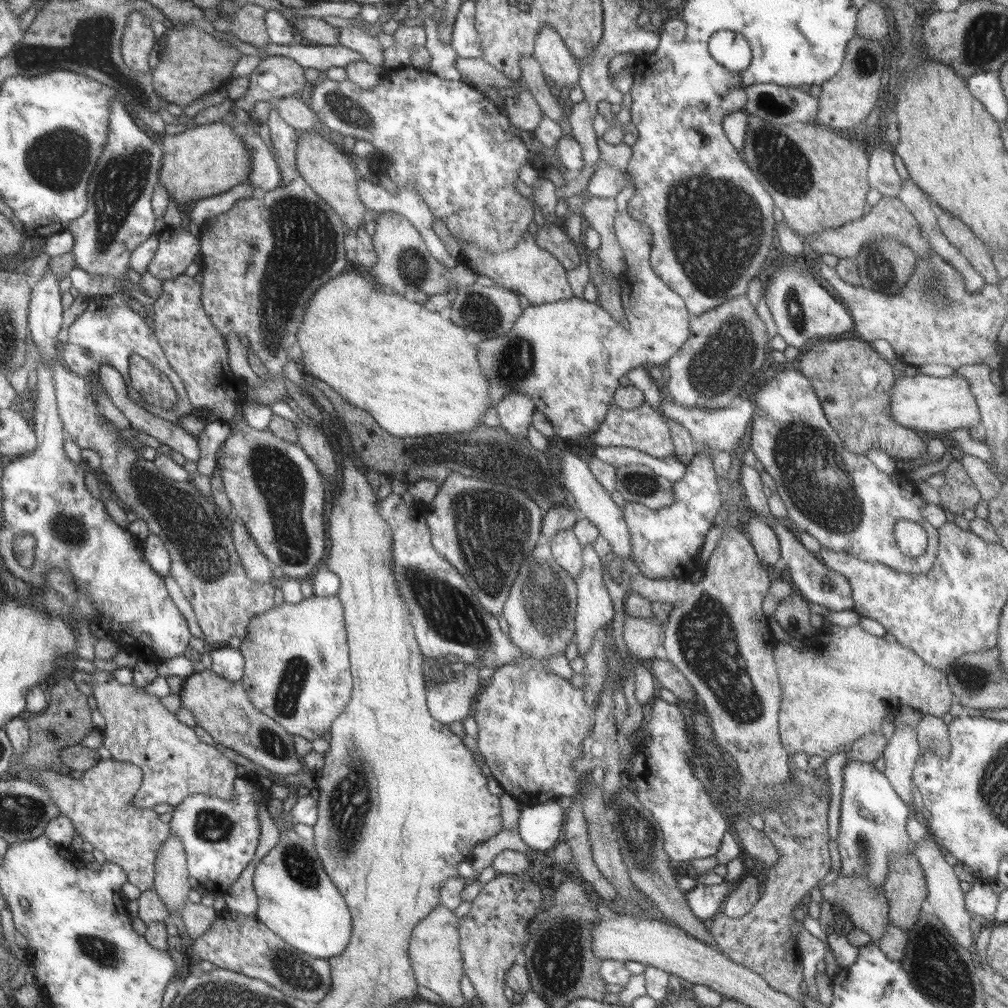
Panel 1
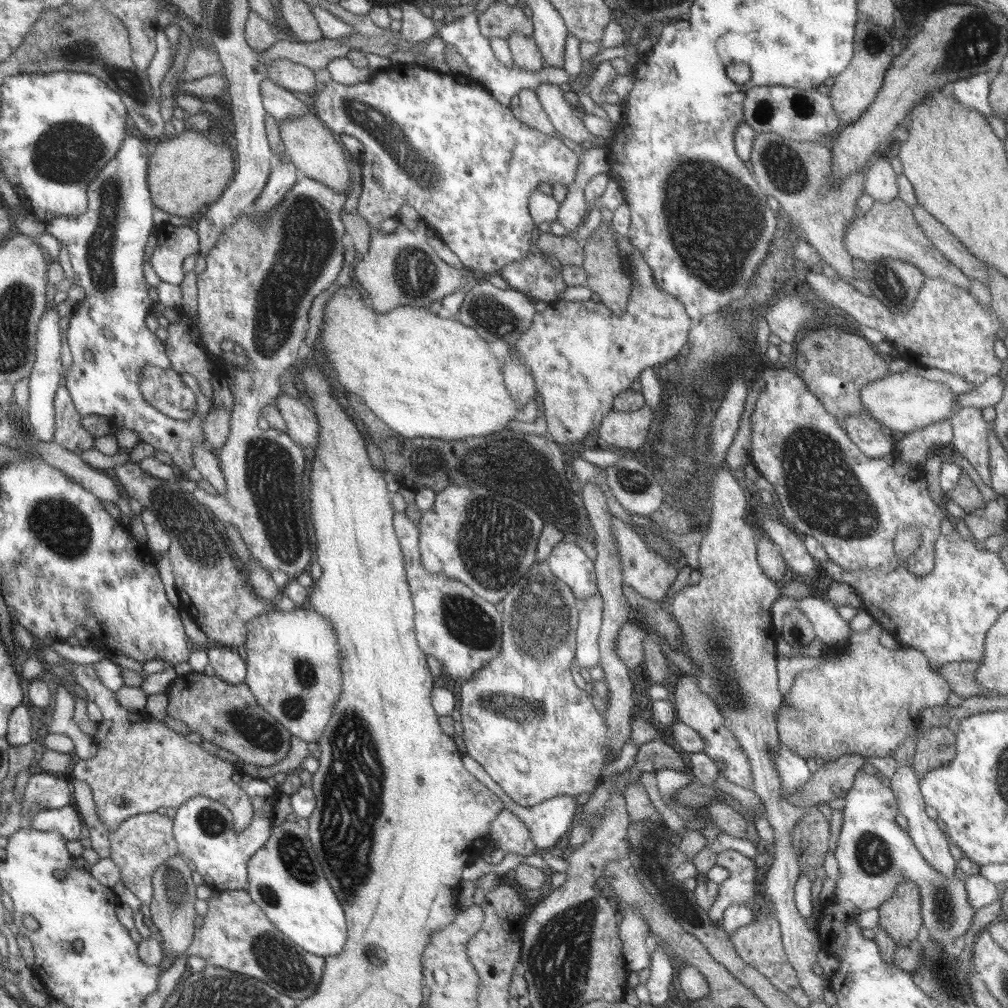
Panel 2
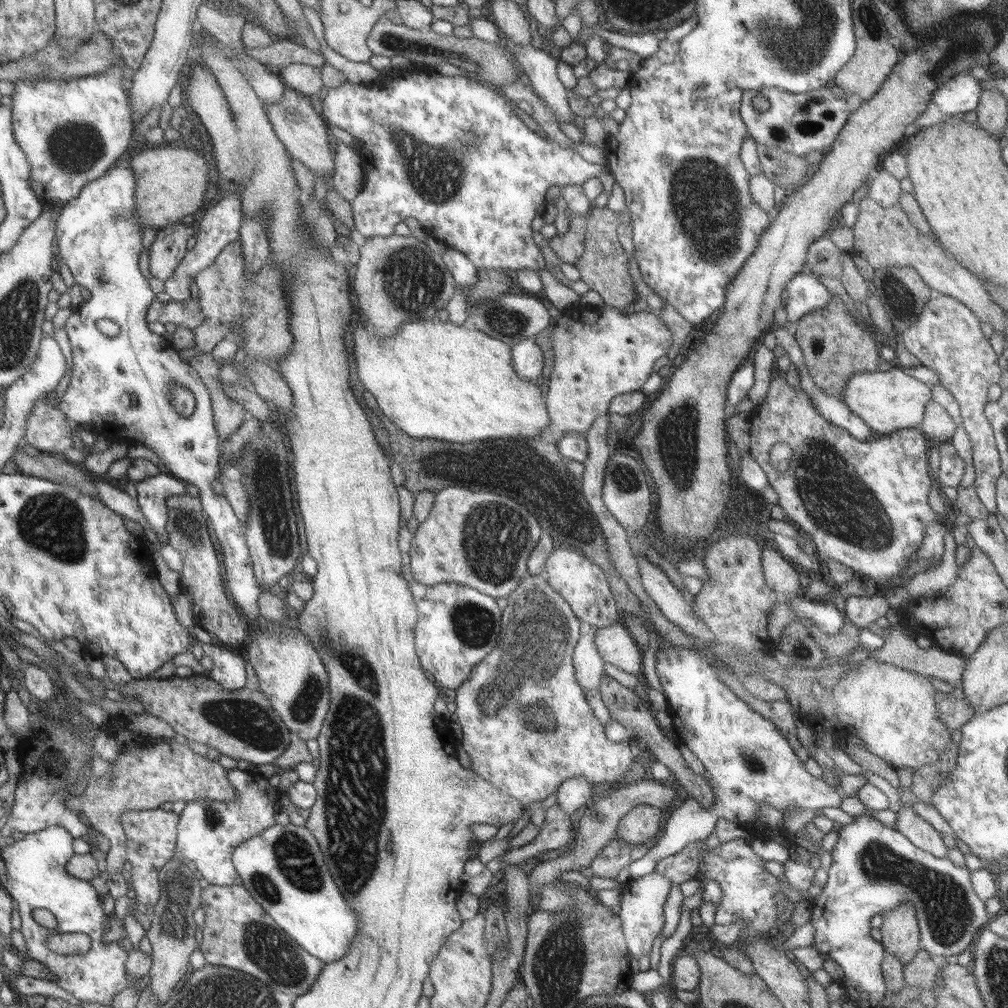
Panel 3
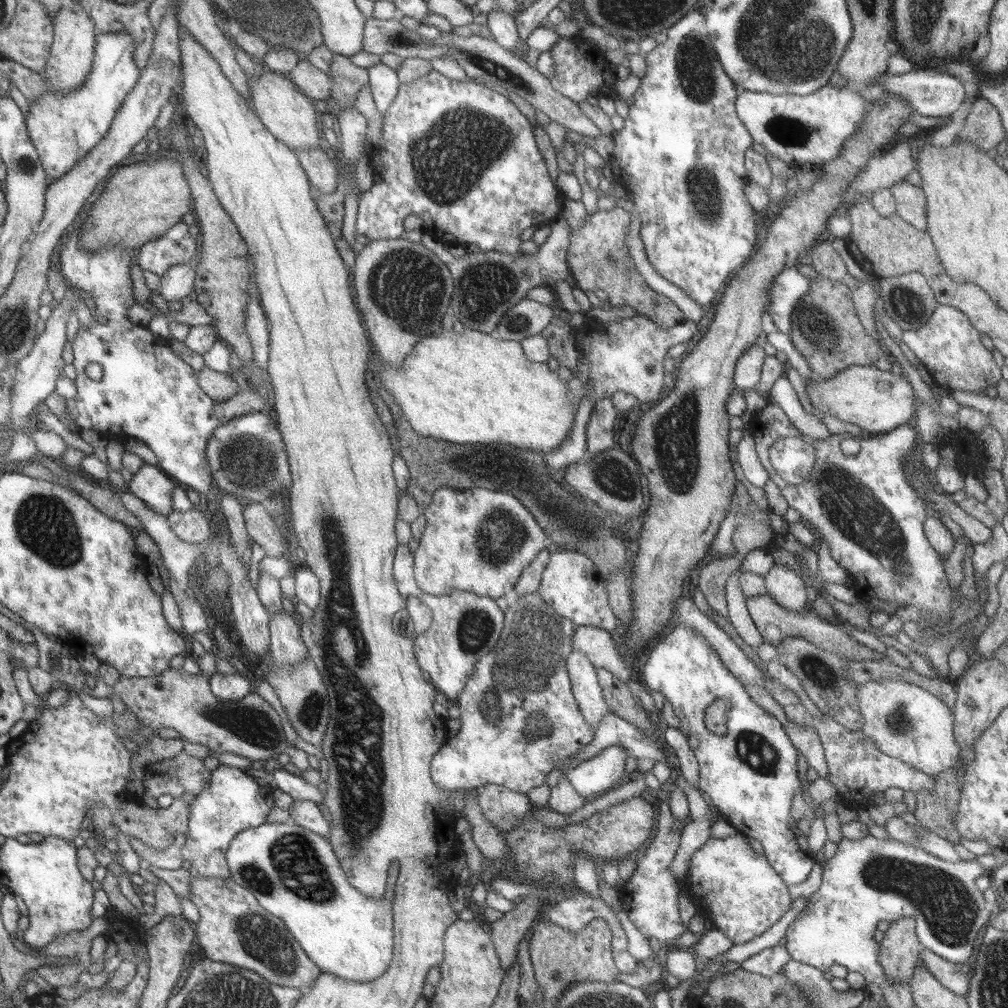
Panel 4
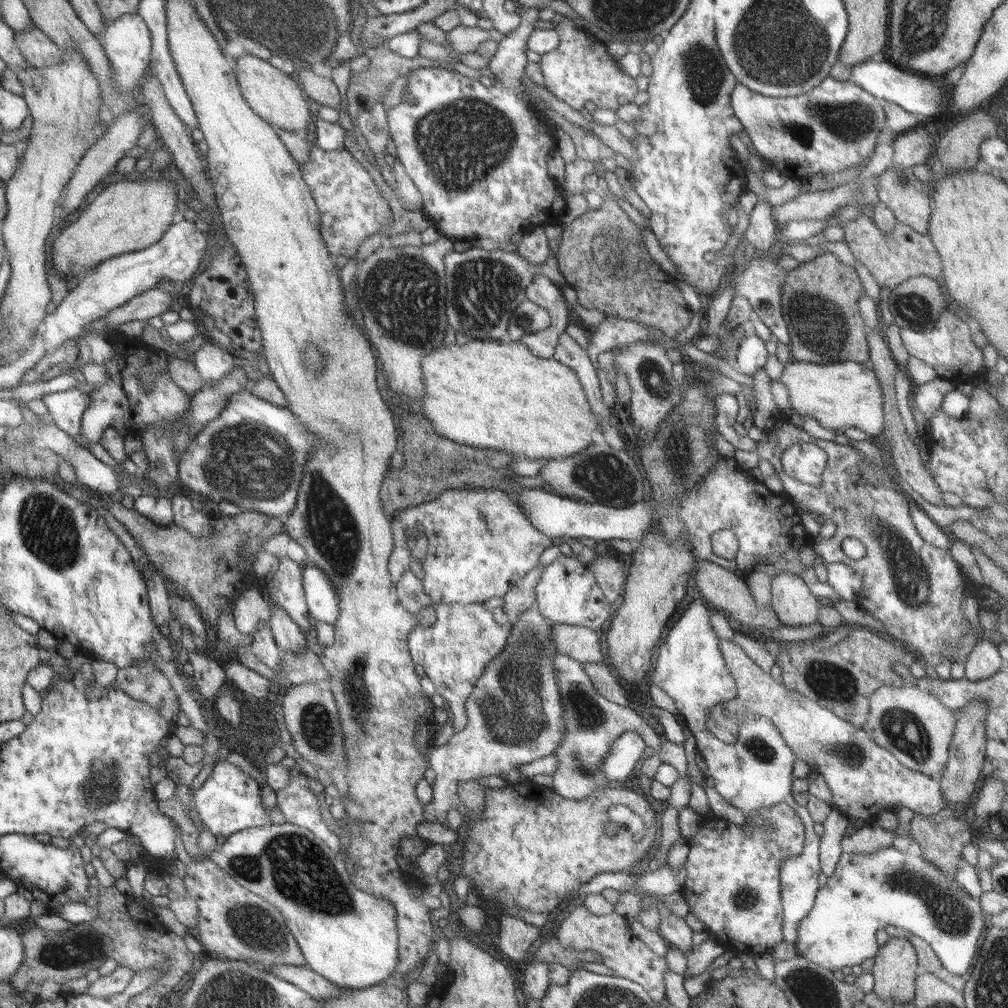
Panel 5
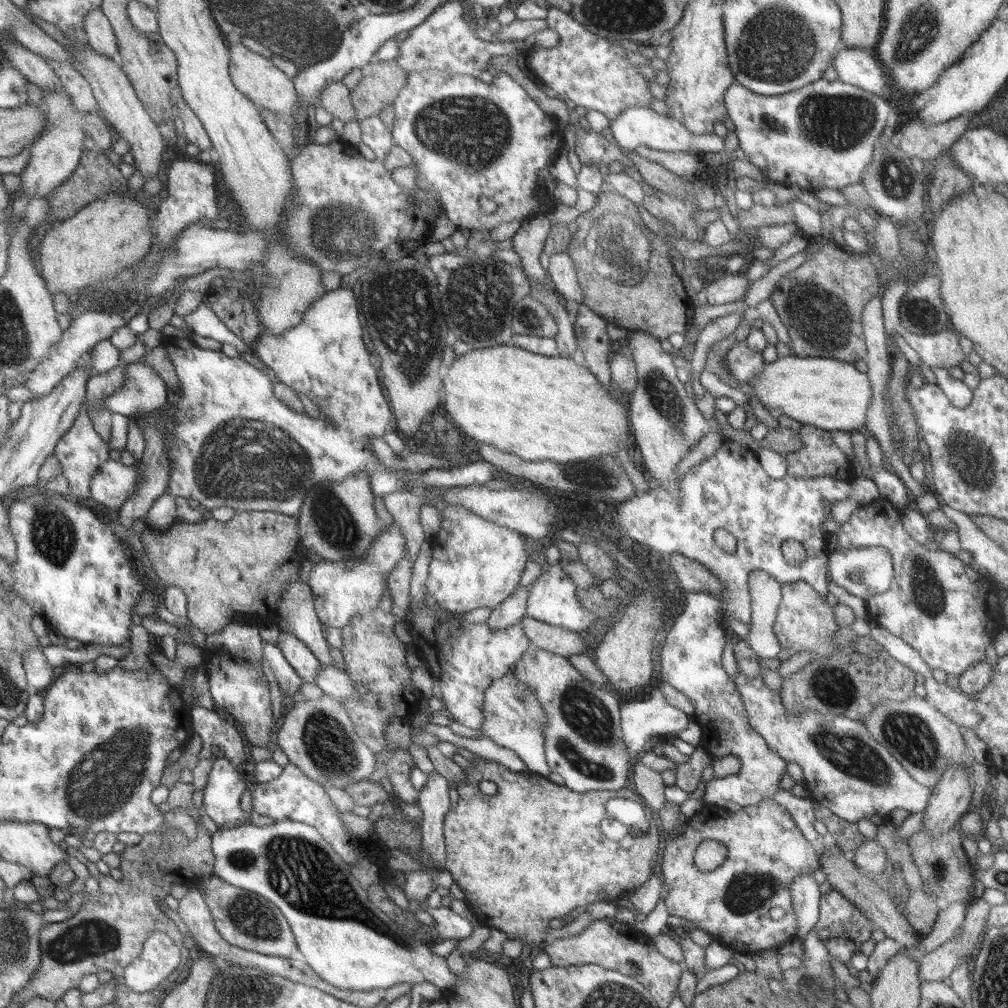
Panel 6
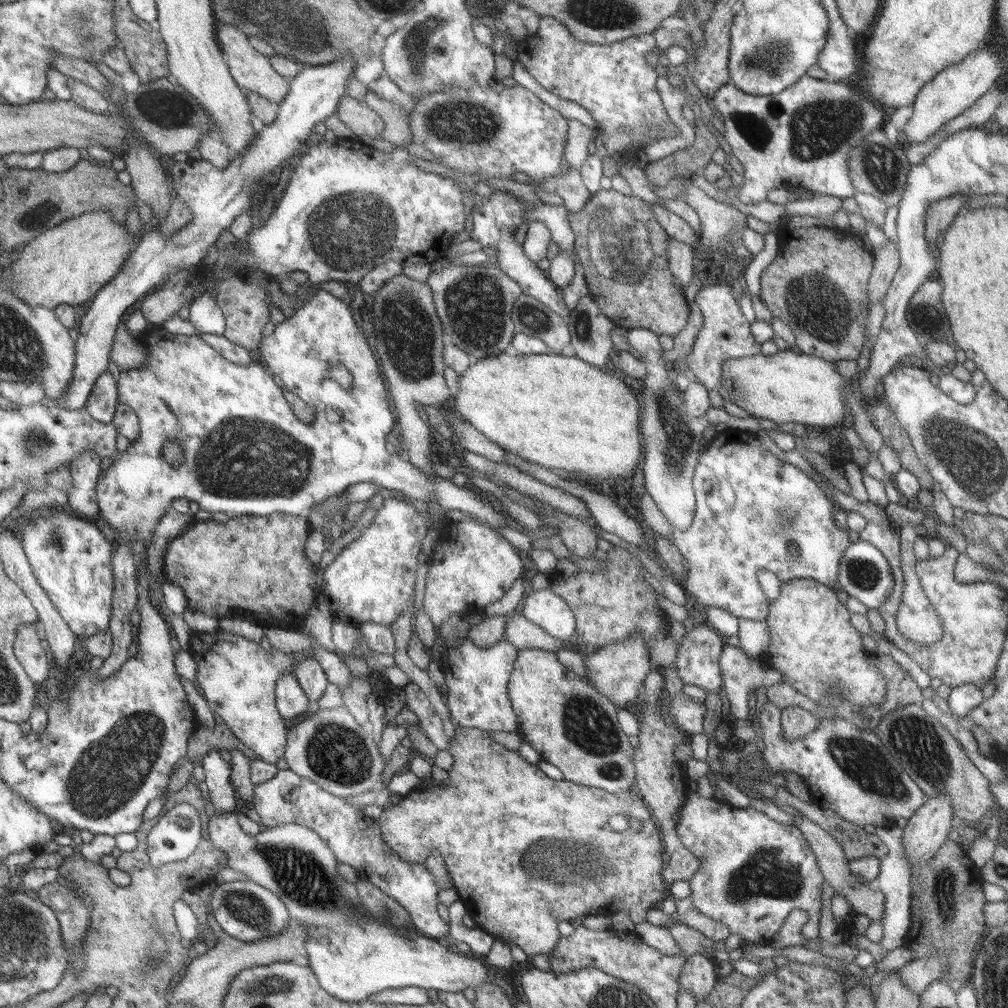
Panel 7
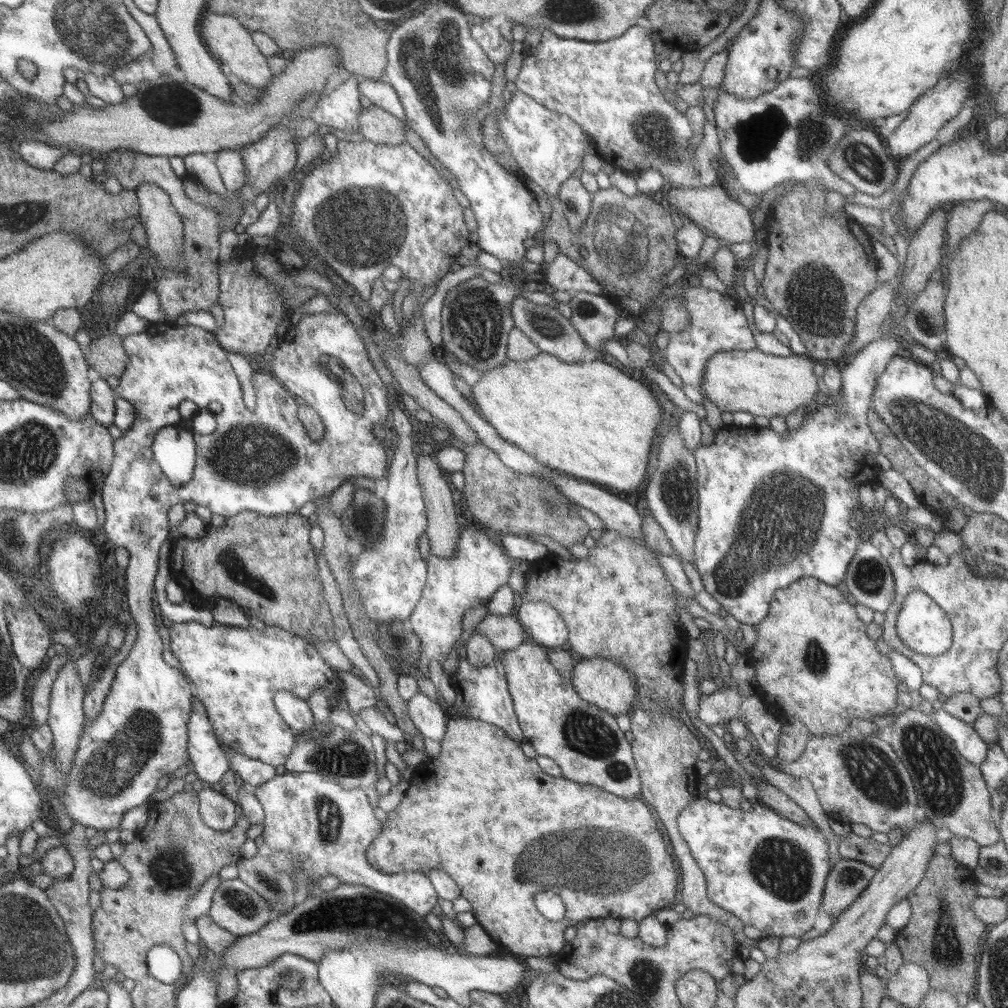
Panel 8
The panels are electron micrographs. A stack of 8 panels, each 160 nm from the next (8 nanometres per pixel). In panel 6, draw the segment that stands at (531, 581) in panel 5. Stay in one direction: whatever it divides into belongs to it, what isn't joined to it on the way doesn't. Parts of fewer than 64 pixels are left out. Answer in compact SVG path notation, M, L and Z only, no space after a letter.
M532 586L516 588L514 594L499 606L491 609L486 623L492 630L504 630L509 626L520 624L527 614L527 598Z

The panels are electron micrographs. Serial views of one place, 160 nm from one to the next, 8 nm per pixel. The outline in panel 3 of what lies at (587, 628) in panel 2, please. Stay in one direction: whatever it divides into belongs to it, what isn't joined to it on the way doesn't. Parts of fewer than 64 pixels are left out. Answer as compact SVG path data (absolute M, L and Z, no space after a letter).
M591 626L588 635L580 637L579 646L575 650L575 667L578 681L586 690L597 690L603 680L605 660L599 655L595 643L597 628Z

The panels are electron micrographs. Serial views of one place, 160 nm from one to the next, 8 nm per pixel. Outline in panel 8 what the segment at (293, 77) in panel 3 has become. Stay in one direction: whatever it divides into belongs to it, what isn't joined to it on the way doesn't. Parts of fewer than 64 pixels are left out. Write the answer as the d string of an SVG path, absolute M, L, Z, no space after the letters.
M372 106L360 111L361 132L365 139L380 145L400 146L406 142L406 122L390 115L382 108Z

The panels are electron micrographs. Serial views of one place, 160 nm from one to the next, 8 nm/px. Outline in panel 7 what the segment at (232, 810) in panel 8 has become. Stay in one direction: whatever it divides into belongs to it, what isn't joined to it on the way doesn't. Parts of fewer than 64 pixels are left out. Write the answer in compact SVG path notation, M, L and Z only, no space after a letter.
M237 813L214 814L208 822L208 832L214 848L222 850L228 858L226 868L244 873L249 880L270 889L289 908L291 920L298 920L306 928L307 957L310 967L319 979L319 983L332 996L344 1002L363 1002L370 996L383 990L417 986L442 992L462 992L465 988L478 989L489 982L488 966L482 963L482 957L474 954L457 954L450 951L441 942L428 936L422 936L416 930L404 931L390 924L374 922L360 910L359 893L354 883L340 877L337 871L338 861L334 852L324 843L319 834L298 824L266 828L256 836L247 836L240 824Z

